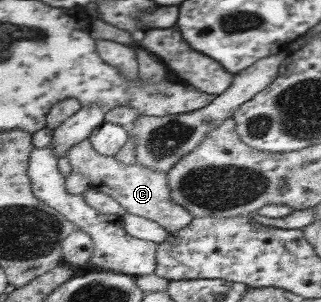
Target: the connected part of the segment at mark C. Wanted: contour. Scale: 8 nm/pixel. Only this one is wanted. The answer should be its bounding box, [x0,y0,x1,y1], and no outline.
[65,139,193,233]

